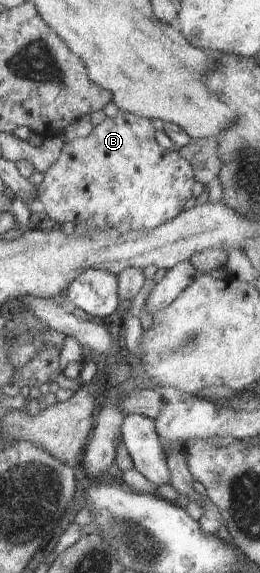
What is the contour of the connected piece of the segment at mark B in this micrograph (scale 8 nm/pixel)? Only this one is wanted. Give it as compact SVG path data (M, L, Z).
M118 111L118 115L113 119L106 118L105 121L102 121L100 125L94 127L94 130L88 137L80 137L72 139L67 143L63 143L63 147L58 157L58 160L44 172L44 179L42 183L37 185L38 187L38 208L42 209L48 214L51 220L54 220L56 223L65 224L65 223L74 223L76 227L75 233L77 235L92 235L94 231L104 231L104 229L111 229L116 227L120 233L128 233L130 229L132 230L142 230L146 229L156 229L160 225L164 225L168 221L172 221L182 213L184 206L187 201L193 198L193 185L195 183L194 173L192 167L181 157L178 153L174 153L172 149L163 149L158 145L158 141L154 138L155 129L152 127L152 123L148 118L138 116L134 113Z

